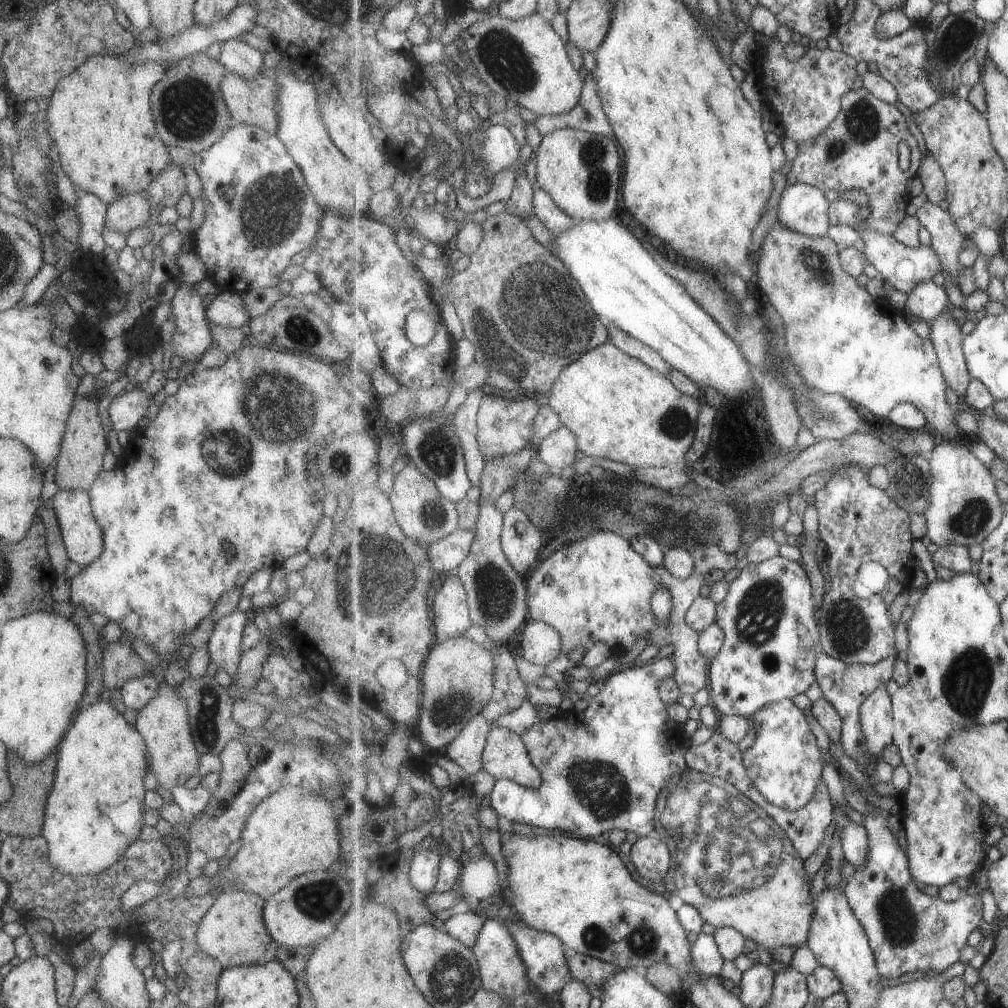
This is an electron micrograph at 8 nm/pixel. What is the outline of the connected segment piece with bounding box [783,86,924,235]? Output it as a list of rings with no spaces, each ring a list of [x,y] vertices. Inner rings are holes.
[[[864,86],[859,87],[858,89],[851,89],[842,100],[842,111],[839,113],[839,116],[830,124],[829,128],[825,130],[825,132],[817,135],[813,139],[809,139],[808,141],[796,142],[798,146],[798,154],[796,158],[793,160],[792,168],[787,174],[787,183],[783,190],[786,190],[787,186],[791,186],[797,183],[805,183],[806,185],[811,185],[821,189],[823,192],[827,192],[828,190],[861,190],[868,196],[867,206],[871,210],[870,217],[867,218],[868,226],[875,231],[876,233],[883,233],[884,235],[892,235],[897,227],[902,223],[902,220],[907,218],[907,206],[909,206],[909,201],[912,197],[909,195],[909,178],[911,176],[915,176],[917,174],[917,170],[919,170],[920,164],[922,163],[922,158],[924,157],[923,152],[921,152],[921,148],[919,148],[919,144],[917,144],[917,138],[909,132],[909,119],[903,114],[901,114],[901,110],[899,108],[895,108],[895,106],[891,103],[882,101],[879,97],[876,97],[874,94],[871,94]],[[901,142],[905,142],[910,150],[911,150],[911,161],[910,166],[907,170],[901,170],[901,164],[899,164],[899,144]]]

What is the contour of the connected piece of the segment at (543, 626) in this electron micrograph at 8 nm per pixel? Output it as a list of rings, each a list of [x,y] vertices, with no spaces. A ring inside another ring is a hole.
[[[530,619],[520,634],[525,660],[545,666],[559,658],[562,652],[562,636],[550,624]]]

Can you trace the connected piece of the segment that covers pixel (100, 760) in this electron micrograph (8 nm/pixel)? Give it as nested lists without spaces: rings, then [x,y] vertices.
[[[101,700],[80,710],[57,746],[54,783],[46,798],[39,835],[46,842],[48,864],[73,877],[96,875],[115,864],[140,833],[141,816],[146,809],[143,804],[146,791],[143,779],[147,770],[144,740],[133,725],[127,724],[122,714],[118,714],[107,701]]]

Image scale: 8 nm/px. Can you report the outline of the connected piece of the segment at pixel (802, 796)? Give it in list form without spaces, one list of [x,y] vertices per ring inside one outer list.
[[[783,699],[766,704],[747,718],[758,727],[754,743],[743,752],[751,780],[770,803],[784,809],[803,808],[817,792],[825,768],[823,754],[805,712],[792,699]]]

